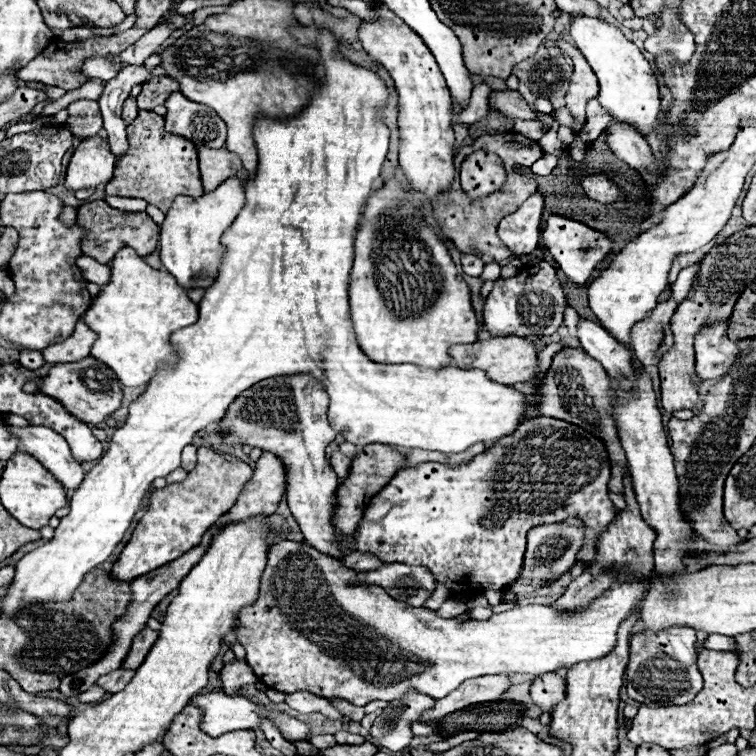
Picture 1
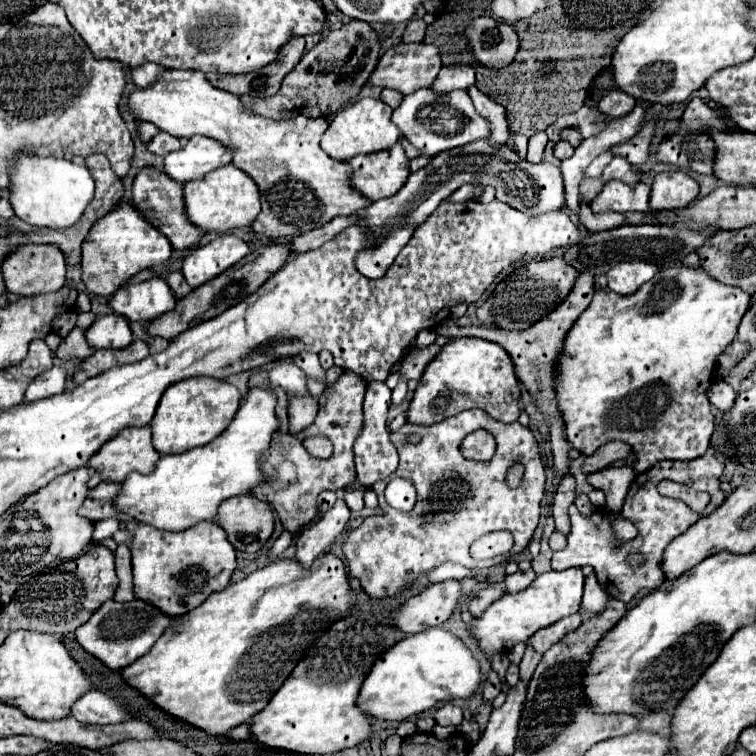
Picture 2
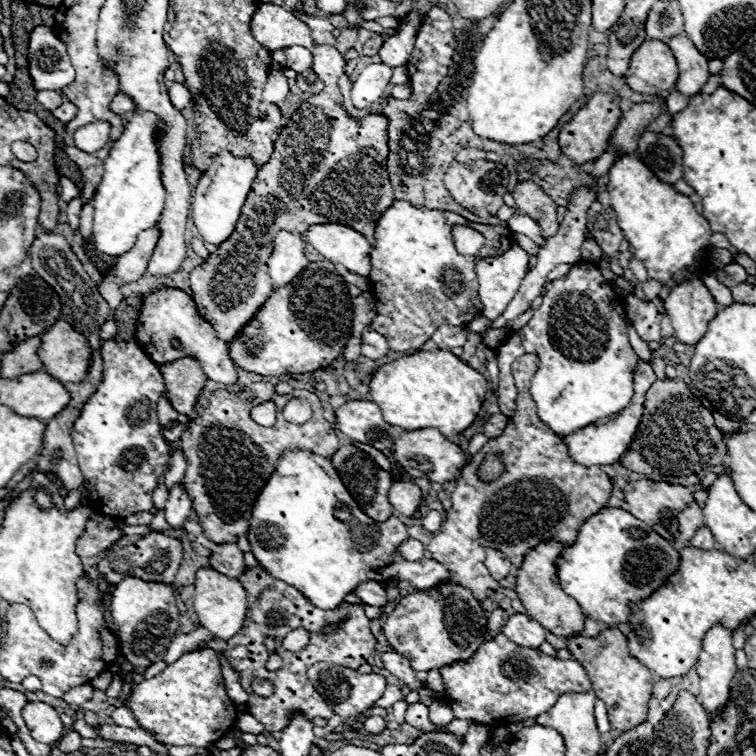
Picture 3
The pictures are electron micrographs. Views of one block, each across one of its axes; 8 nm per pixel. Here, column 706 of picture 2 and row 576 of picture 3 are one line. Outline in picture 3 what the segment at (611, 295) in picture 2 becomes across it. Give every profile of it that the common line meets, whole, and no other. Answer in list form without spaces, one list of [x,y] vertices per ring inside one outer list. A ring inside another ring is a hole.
[[[292,450],[278,460],[274,476],[268,478],[264,492],[252,506],[248,540],[252,554],[266,572],[298,588],[324,610],[336,608],[360,582],[388,582],[396,576],[410,580],[416,590],[428,590],[450,580],[448,570],[434,560],[406,562],[398,556],[396,546],[408,540],[406,526],[394,516],[376,526],[358,508],[332,460],[308,450]]]

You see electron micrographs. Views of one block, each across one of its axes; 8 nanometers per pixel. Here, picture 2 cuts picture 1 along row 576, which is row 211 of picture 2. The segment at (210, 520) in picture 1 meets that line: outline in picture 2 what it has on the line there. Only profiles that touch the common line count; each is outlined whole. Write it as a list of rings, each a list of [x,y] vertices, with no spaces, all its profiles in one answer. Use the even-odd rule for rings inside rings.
[[[122,204],[118,210],[96,220],[82,244],[82,282],[88,292],[98,296],[114,294],[126,280],[138,272],[166,262],[172,254],[172,246],[164,234],[152,228],[138,210],[130,204]]]

